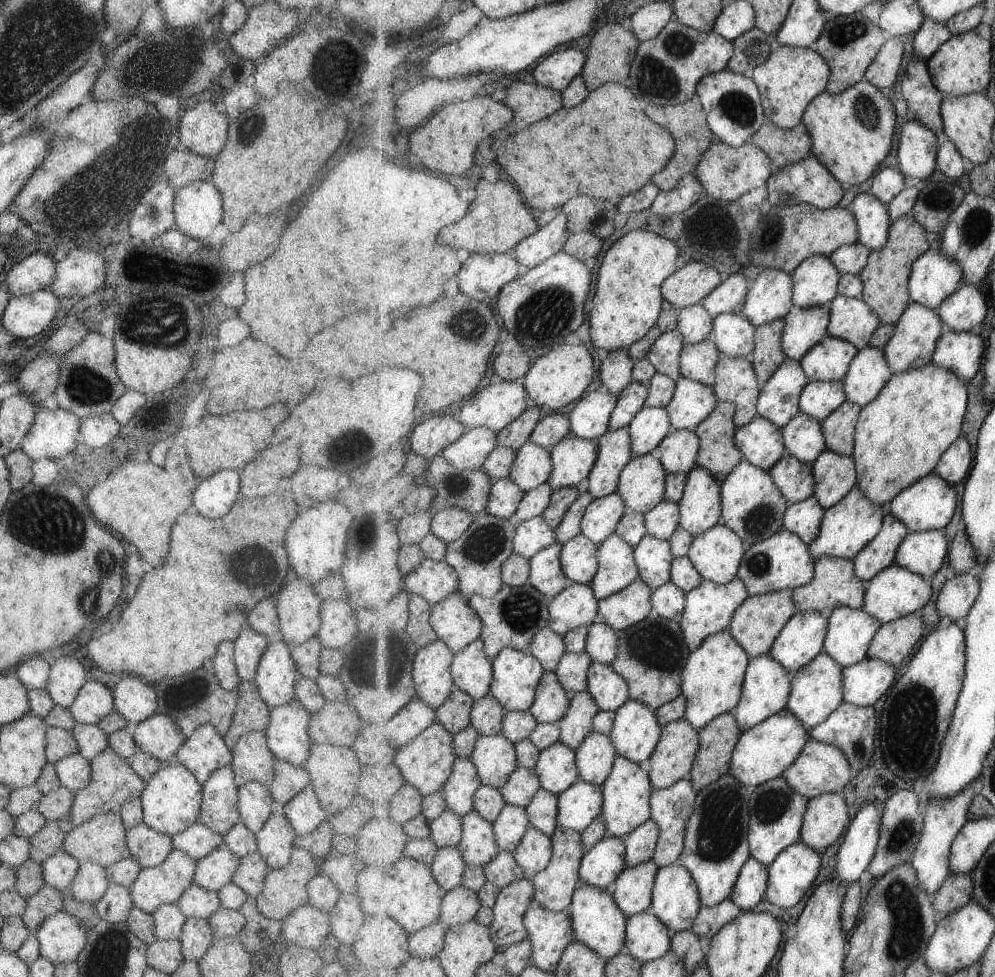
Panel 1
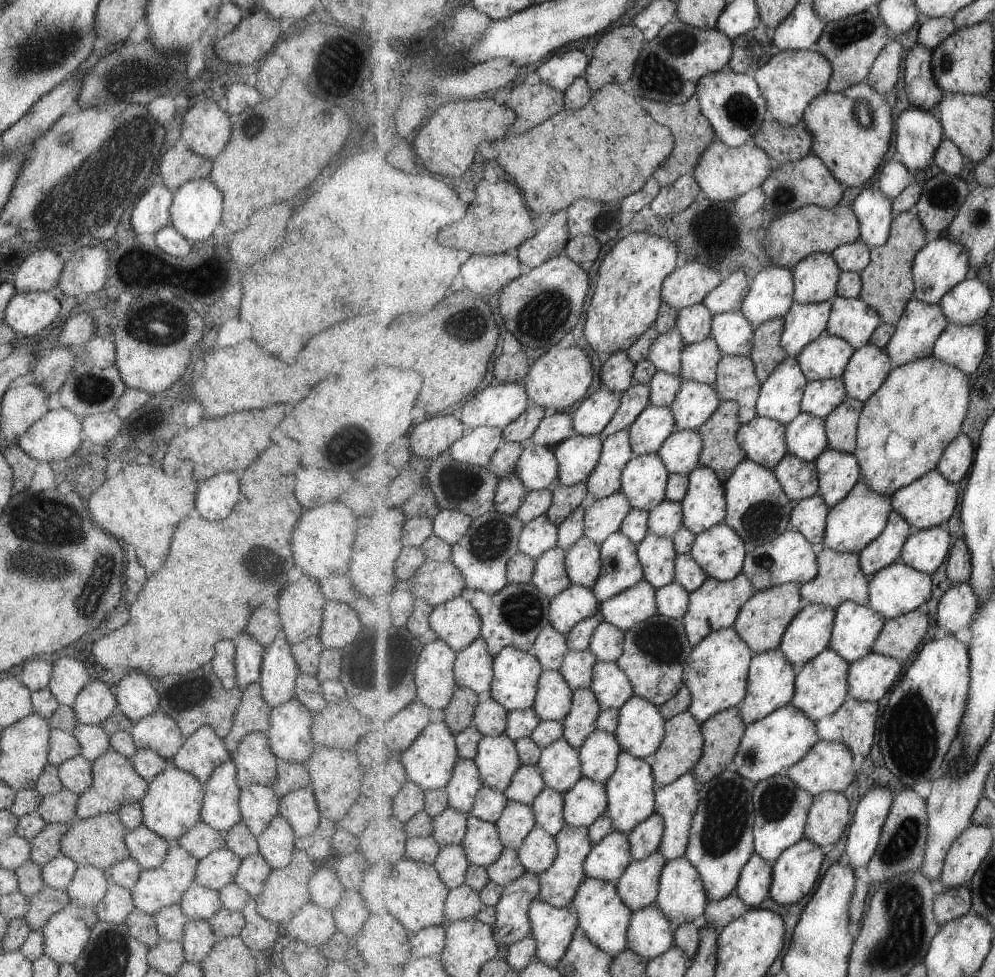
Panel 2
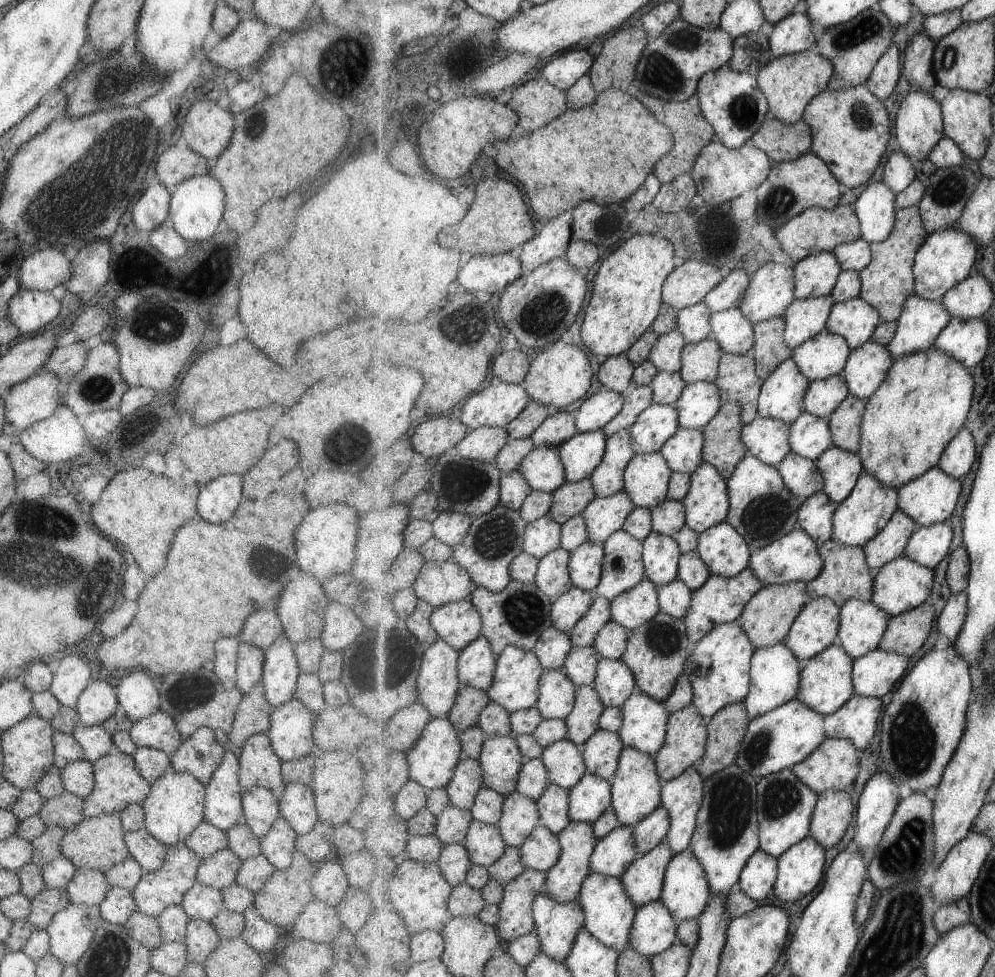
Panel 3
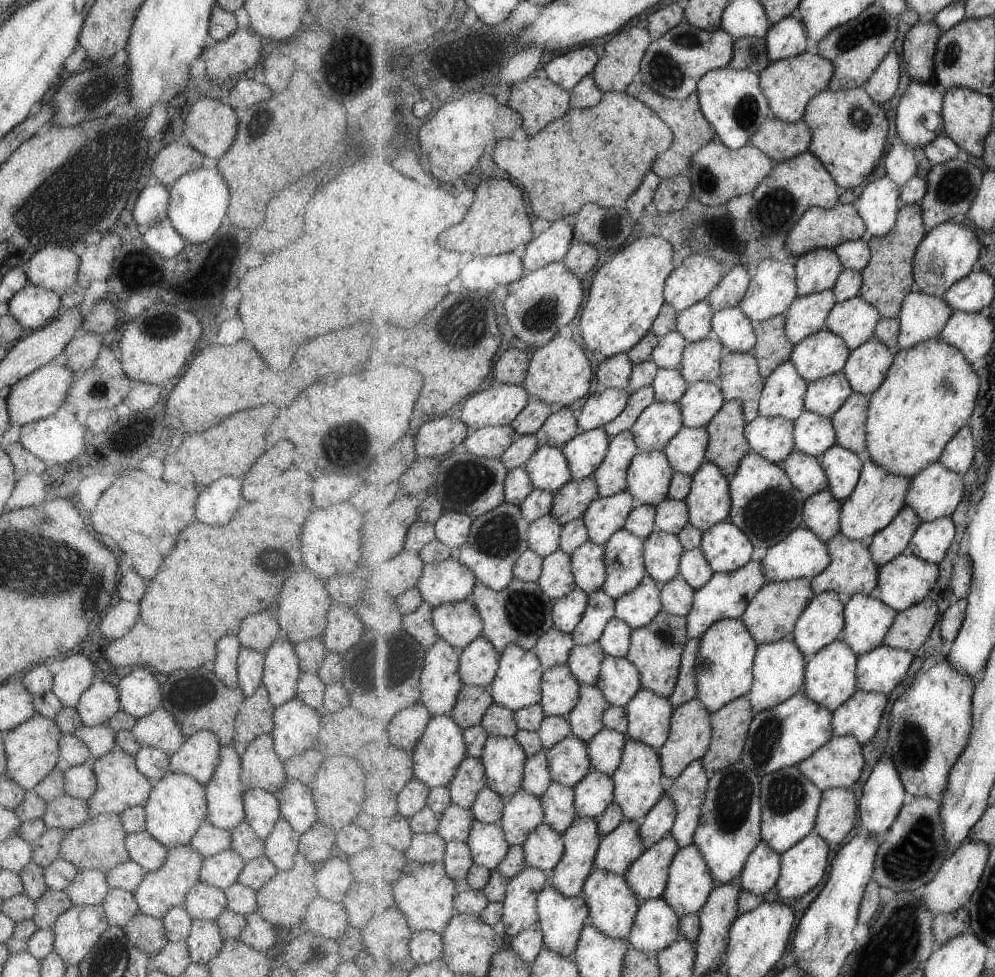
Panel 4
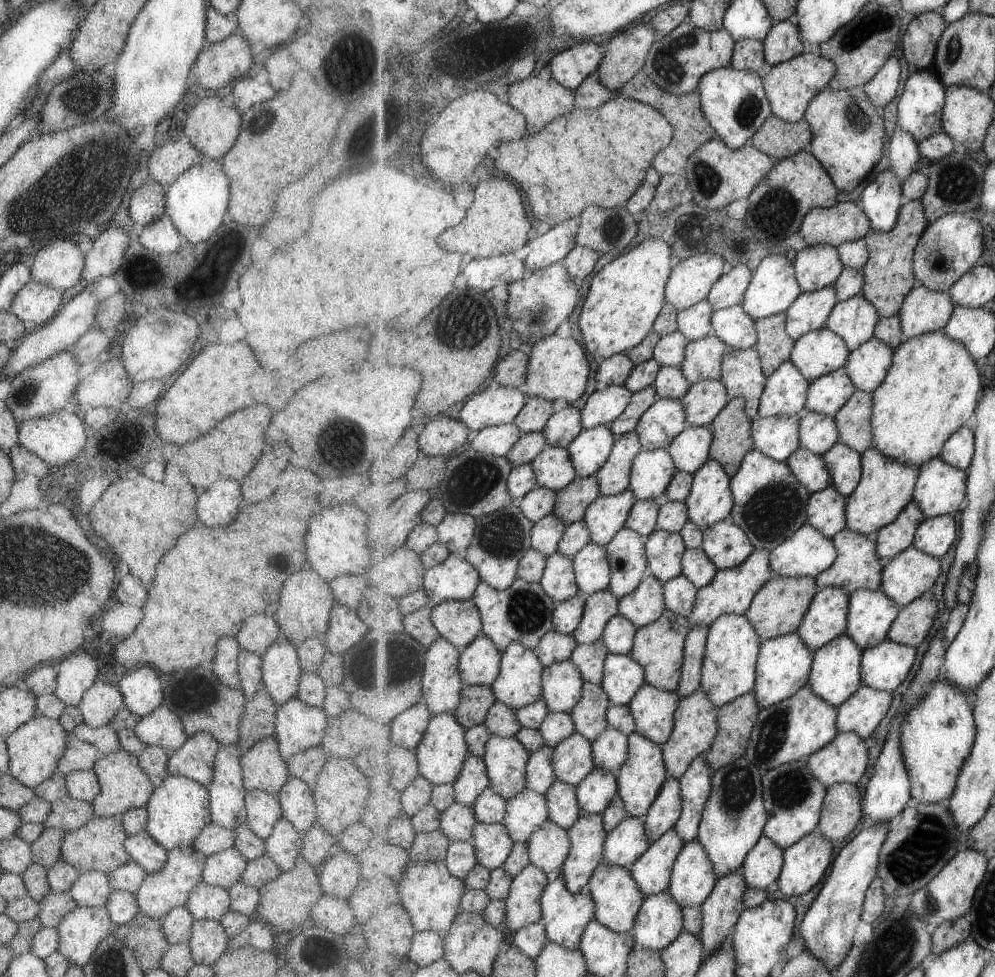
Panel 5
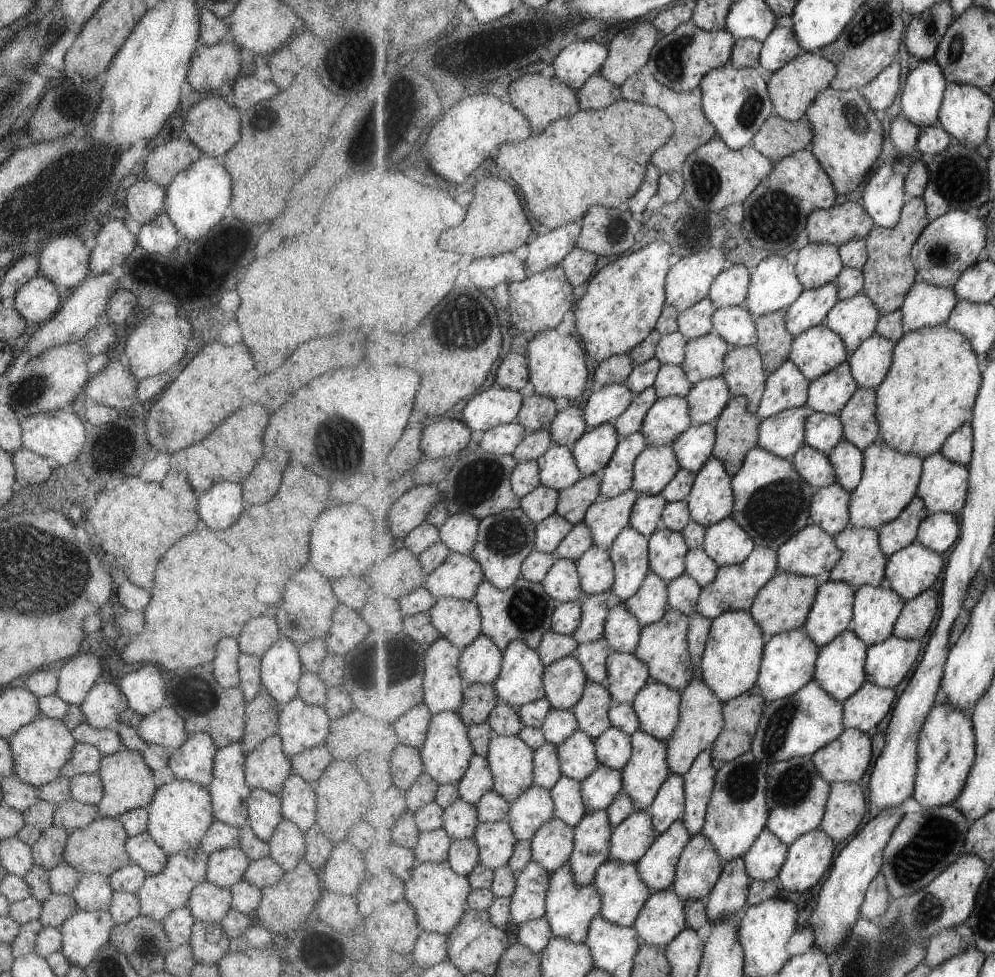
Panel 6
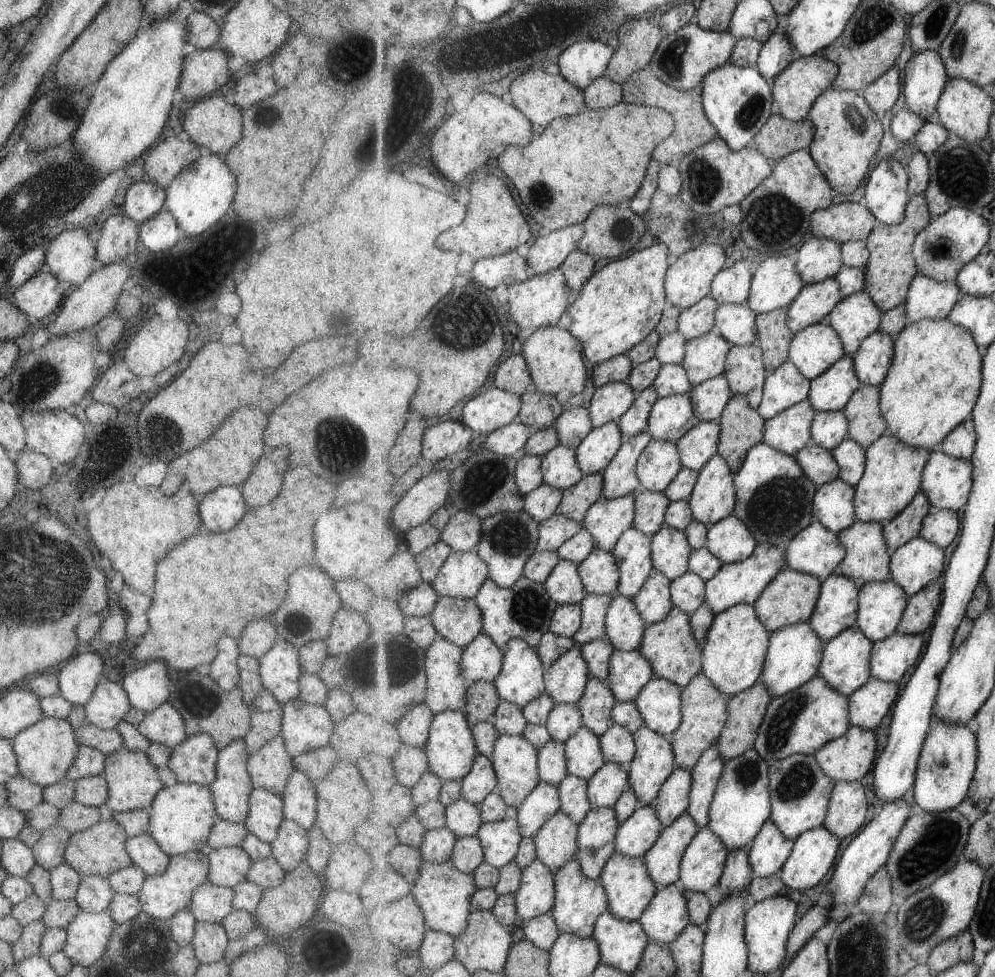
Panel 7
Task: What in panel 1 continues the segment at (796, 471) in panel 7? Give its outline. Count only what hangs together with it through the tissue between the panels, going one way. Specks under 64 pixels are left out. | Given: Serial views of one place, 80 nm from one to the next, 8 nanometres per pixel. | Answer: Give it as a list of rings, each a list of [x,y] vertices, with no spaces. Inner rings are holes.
[[[744,460],[724,480],[721,492],[724,516],[720,523],[740,535],[747,549],[785,529],[784,516],[789,508],[788,500],[777,486],[770,471]]]

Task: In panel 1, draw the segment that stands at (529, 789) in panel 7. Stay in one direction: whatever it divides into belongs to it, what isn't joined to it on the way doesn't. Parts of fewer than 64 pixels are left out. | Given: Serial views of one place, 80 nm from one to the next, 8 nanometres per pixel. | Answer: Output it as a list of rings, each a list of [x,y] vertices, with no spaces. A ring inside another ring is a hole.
[[[480,735],[471,760],[475,763],[483,785],[491,785],[501,790],[509,782],[509,777],[519,766],[516,743],[512,743],[505,735]]]

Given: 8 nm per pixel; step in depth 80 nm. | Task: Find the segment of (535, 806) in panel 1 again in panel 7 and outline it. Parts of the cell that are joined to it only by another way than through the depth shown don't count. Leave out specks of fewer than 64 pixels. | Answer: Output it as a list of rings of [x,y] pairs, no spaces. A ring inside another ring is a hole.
[[[571,774],[558,784],[562,811],[579,824],[588,817],[594,807],[588,795],[588,784],[589,780]]]

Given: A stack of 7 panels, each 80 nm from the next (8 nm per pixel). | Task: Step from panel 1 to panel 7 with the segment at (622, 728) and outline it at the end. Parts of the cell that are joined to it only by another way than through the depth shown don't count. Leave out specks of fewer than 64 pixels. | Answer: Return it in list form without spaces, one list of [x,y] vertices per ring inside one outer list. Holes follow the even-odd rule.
[[[653,679],[635,702],[645,718],[646,725],[669,738],[684,721],[683,688],[669,679]]]

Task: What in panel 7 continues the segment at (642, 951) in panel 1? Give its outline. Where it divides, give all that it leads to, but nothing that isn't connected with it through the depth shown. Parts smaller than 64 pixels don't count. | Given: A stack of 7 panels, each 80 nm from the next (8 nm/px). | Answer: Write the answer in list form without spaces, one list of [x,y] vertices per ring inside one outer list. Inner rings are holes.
[[[680,884],[659,888],[649,908],[638,920],[651,941],[670,945],[693,923],[686,896]]]

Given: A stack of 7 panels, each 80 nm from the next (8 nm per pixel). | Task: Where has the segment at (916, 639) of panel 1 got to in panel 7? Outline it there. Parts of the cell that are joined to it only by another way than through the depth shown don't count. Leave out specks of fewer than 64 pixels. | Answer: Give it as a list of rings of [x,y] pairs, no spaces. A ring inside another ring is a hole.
[[[929,584],[923,590],[914,594],[908,602],[904,617],[901,619],[899,632],[905,634],[919,634],[927,632],[935,622],[935,616],[940,612],[941,584]]]

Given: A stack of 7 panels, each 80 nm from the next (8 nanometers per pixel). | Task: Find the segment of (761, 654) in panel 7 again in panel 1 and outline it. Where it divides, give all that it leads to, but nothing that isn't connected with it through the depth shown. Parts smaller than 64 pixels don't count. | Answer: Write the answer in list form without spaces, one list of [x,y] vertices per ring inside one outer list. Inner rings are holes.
[[[729,630],[708,636],[699,648],[692,651],[682,673],[683,694],[687,697],[687,708],[684,717],[689,719],[689,722],[692,722],[697,730],[708,725],[720,714],[731,713],[737,708],[744,696],[744,680],[751,659],[744,646],[737,642],[737,639]]]

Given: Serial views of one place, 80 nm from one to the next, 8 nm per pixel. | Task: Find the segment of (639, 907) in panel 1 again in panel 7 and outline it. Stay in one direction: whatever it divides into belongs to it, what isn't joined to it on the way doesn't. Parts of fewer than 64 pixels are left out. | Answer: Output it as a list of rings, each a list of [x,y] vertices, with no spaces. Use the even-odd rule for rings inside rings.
[[[686,812],[664,828],[659,840],[644,856],[659,888],[680,884],[685,851],[699,832],[698,822]]]

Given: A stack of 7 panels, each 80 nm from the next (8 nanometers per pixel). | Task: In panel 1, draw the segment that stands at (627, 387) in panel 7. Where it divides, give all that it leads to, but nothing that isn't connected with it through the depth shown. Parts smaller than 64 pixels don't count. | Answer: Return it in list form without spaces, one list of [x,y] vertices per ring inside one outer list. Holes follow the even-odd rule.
[[[599,389],[585,394],[574,409],[567,414],[574,436],[584,439],[598,439],[609,431],[612,414],[616,410],[619,396]]]

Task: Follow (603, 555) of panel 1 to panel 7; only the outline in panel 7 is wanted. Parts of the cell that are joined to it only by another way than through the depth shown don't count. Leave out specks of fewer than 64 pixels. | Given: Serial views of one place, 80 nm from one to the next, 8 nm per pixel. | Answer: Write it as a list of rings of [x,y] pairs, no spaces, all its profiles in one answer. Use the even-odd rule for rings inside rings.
[[[633,526],[621,535],[612,553],[618,558],[621,573],[616,595],[634,599],[655,572],[652,537]]]

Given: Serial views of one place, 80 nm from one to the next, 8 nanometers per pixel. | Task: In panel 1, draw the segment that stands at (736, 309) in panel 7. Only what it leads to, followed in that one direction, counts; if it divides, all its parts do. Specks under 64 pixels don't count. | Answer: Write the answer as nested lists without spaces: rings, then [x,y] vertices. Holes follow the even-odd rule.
[[[742,313],[714,317],[711,339],[722,355],[750,358],[756,349],[757,326]]]

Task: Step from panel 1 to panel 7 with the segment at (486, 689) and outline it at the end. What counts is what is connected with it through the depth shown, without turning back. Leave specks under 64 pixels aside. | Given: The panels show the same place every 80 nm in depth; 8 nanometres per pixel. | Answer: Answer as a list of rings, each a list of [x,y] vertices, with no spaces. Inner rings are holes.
[[[483,632],[471,644],[464,648],[464,656],[462,657],[461,666],[464,677],[469,684],[477,681],[487,681],[495,683],[500,677],[504,668],[504,651],[491,635]]]

